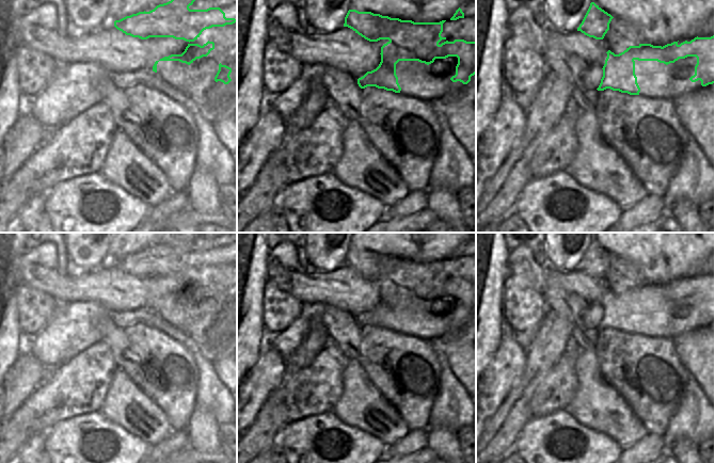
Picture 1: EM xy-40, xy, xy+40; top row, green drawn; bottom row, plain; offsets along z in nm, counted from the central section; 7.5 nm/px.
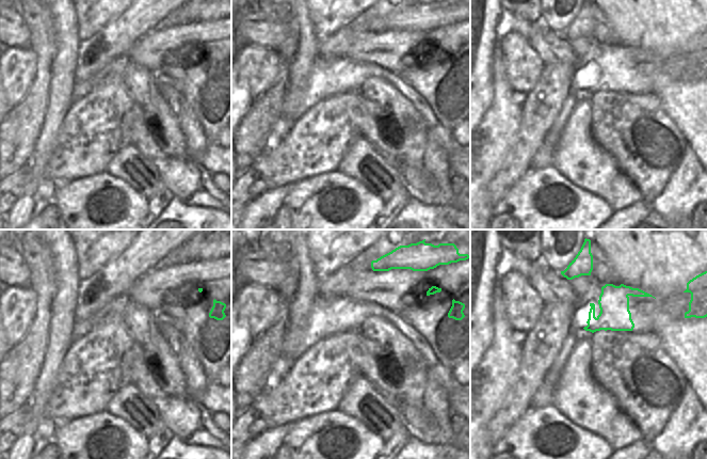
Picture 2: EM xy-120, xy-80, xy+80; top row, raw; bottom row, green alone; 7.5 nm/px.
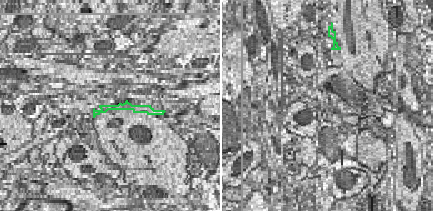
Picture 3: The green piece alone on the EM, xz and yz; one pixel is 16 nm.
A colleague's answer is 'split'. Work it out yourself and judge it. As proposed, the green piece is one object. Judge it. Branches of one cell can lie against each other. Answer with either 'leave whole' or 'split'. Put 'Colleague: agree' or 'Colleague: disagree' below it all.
split
Colleague: agree

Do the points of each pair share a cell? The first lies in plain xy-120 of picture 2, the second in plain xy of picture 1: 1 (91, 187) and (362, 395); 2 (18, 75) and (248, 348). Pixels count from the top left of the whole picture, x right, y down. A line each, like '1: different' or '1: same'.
1: different
2: different

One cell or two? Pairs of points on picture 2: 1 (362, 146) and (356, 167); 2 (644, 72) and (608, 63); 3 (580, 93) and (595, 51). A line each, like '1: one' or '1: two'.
1: one
2: two
3: one

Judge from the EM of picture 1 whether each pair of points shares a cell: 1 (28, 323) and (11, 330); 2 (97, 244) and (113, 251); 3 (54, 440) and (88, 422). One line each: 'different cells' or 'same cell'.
1: different cells
2: different cells
3: same cell

